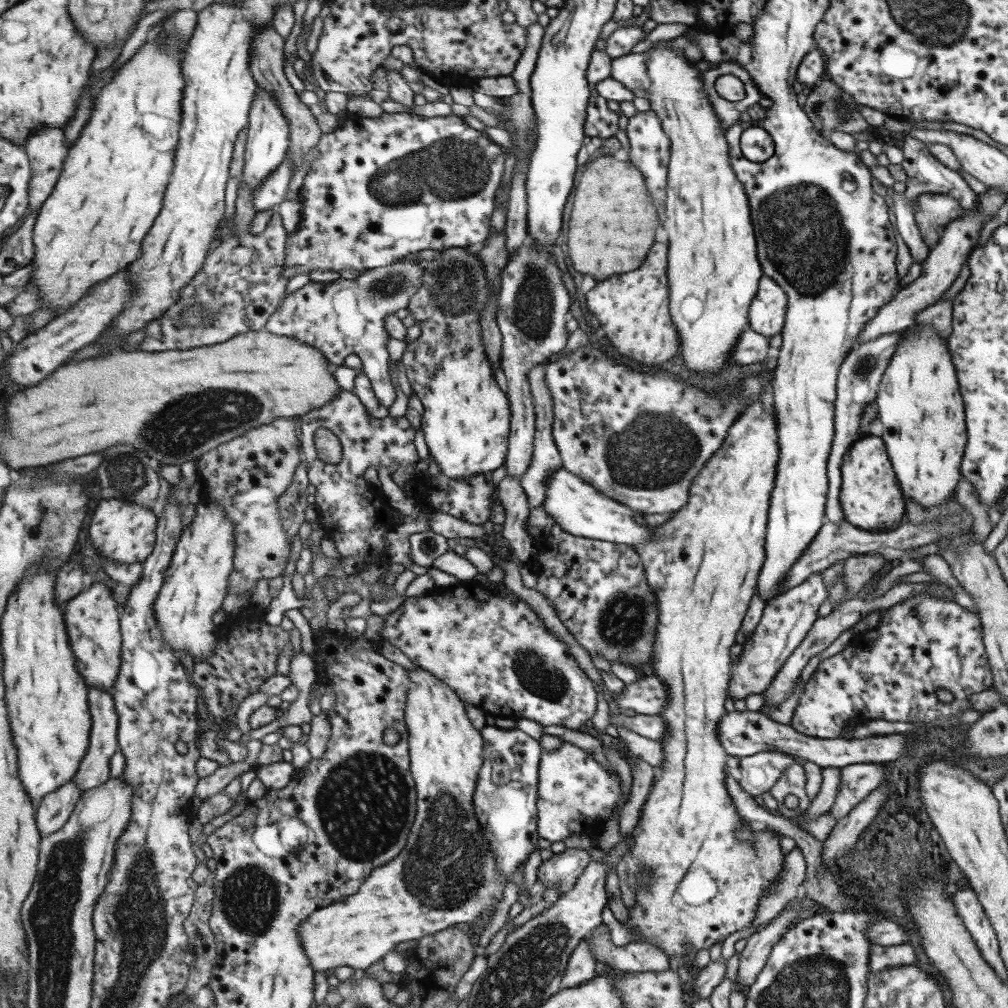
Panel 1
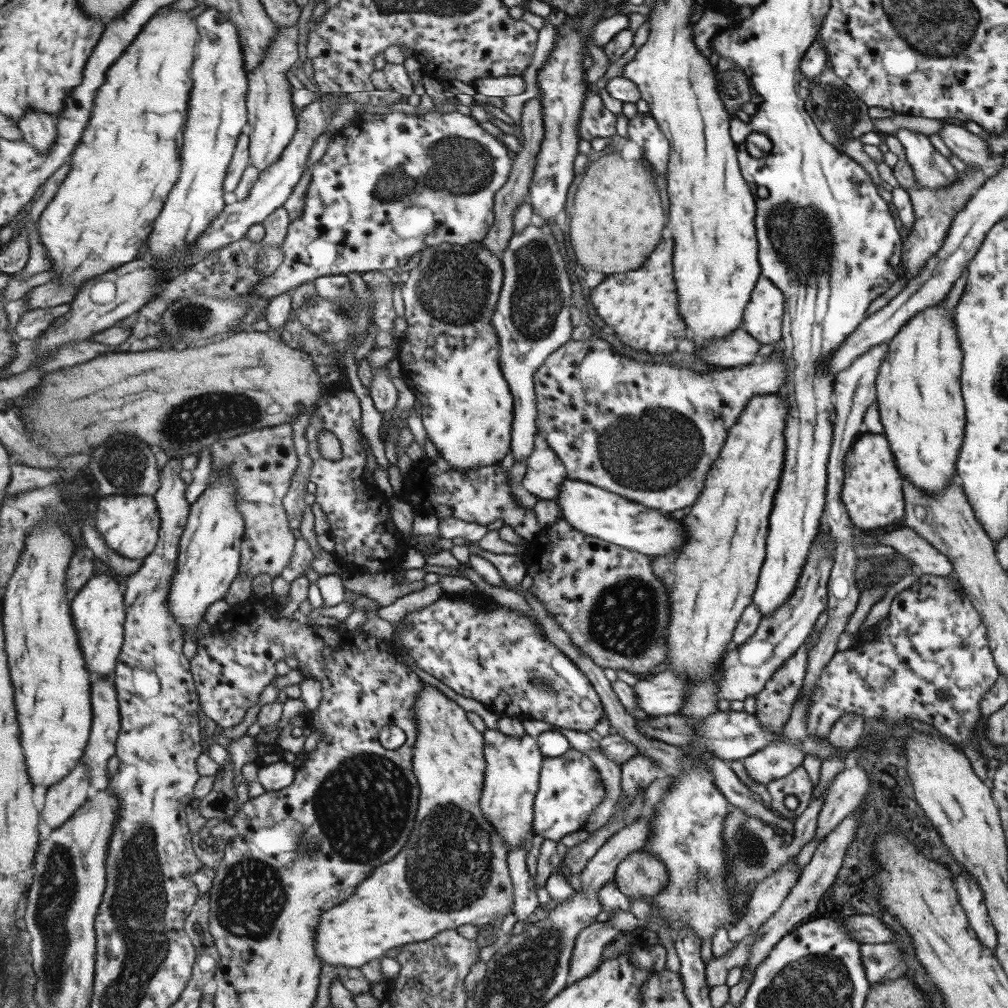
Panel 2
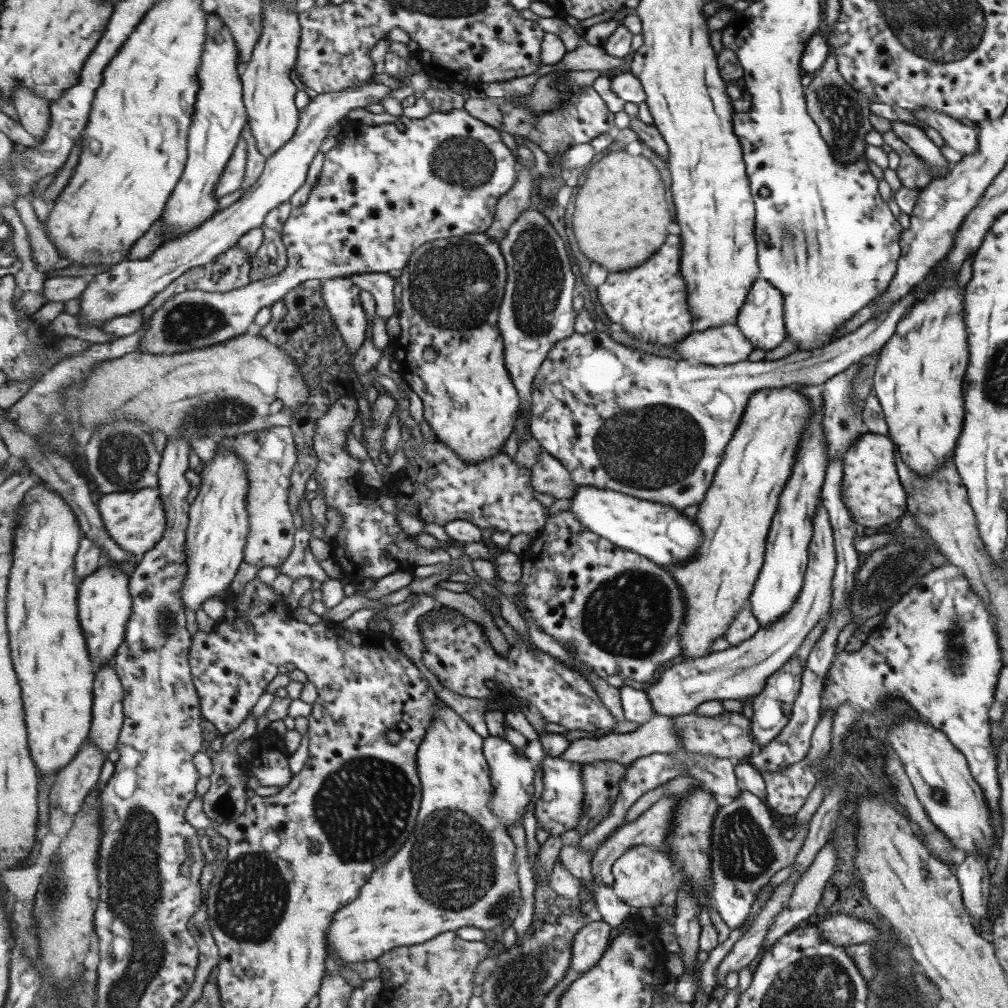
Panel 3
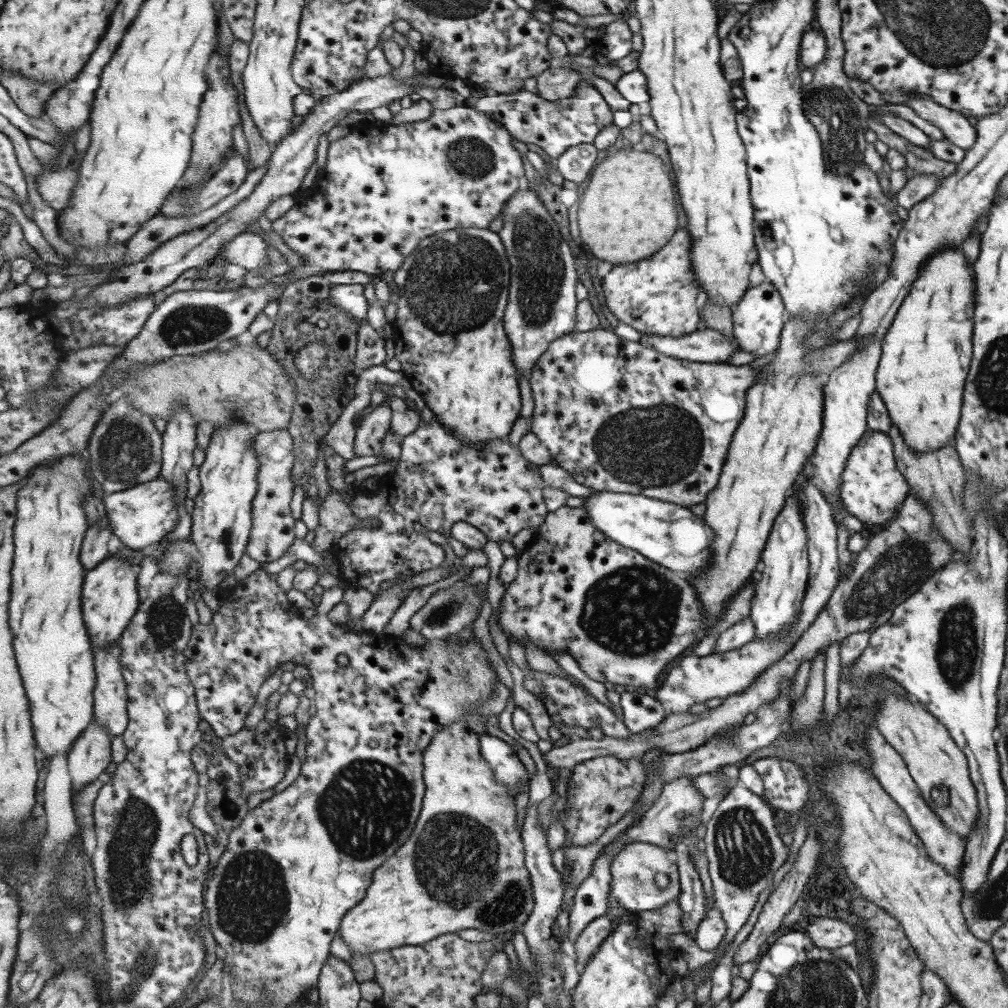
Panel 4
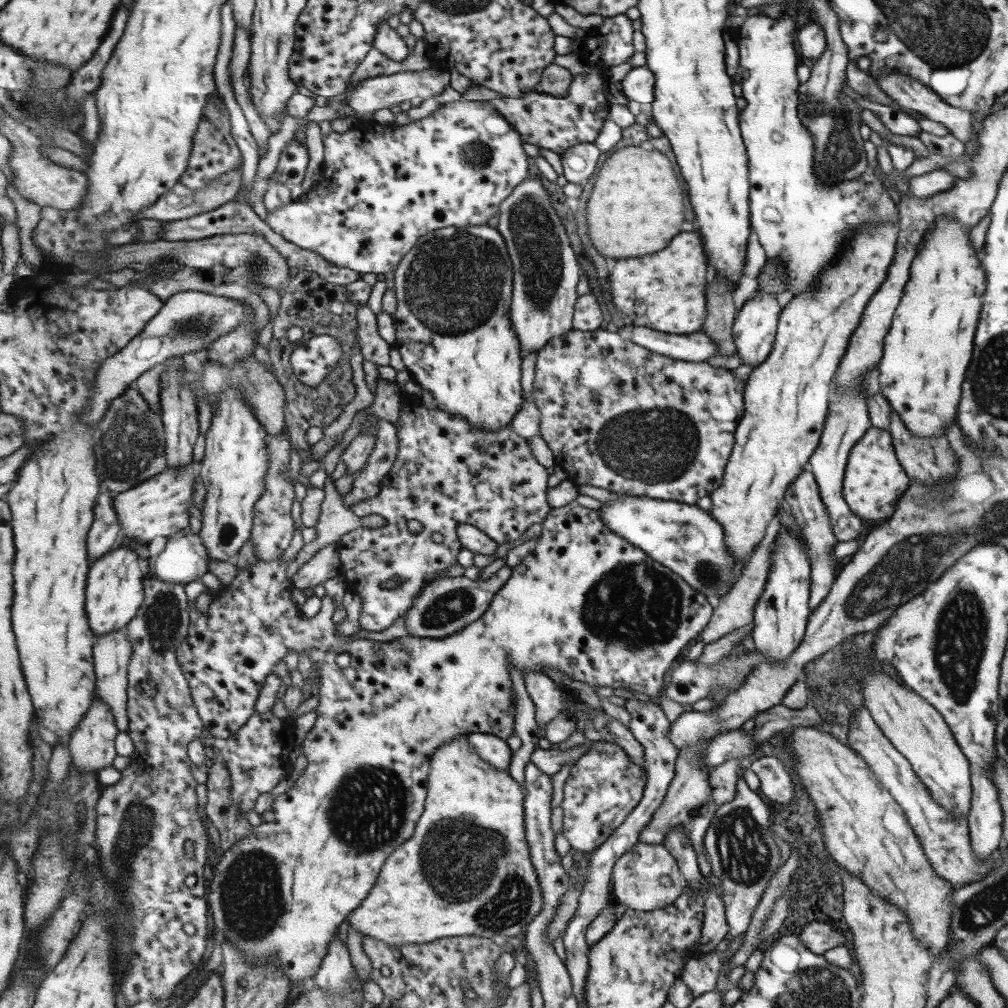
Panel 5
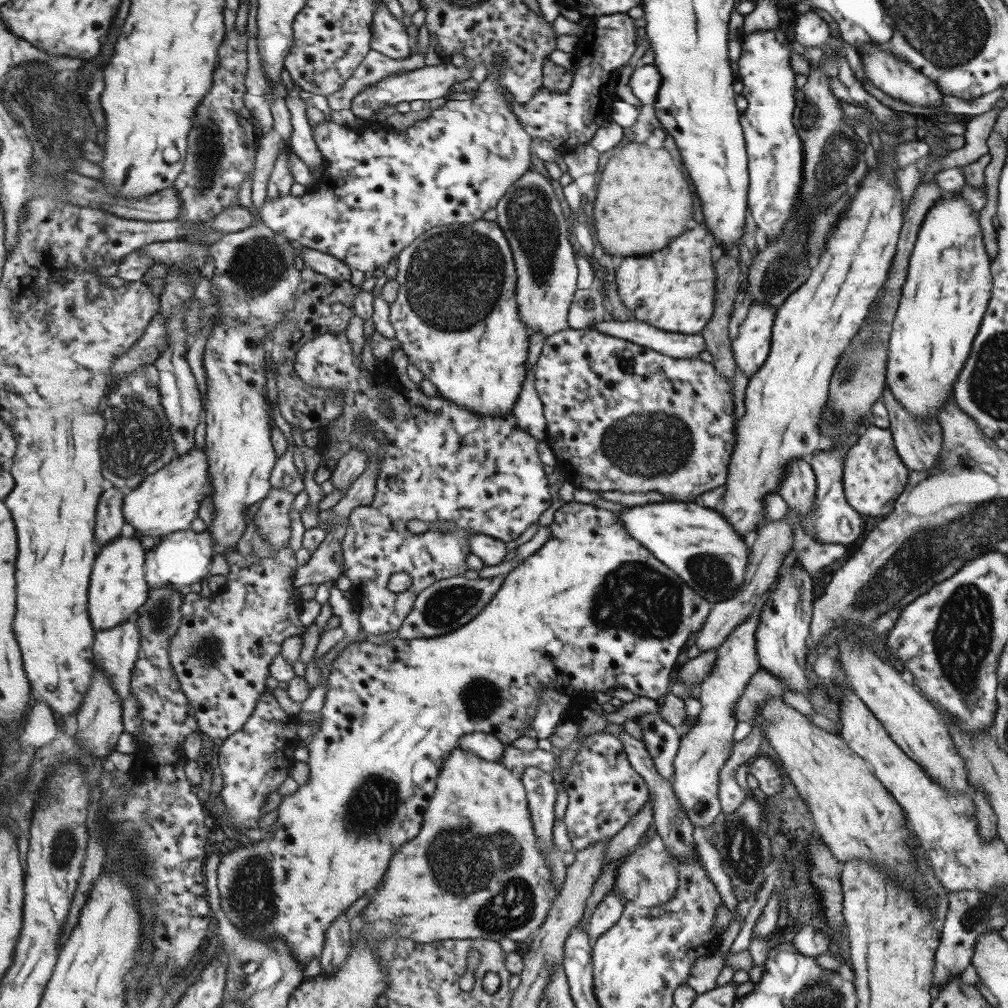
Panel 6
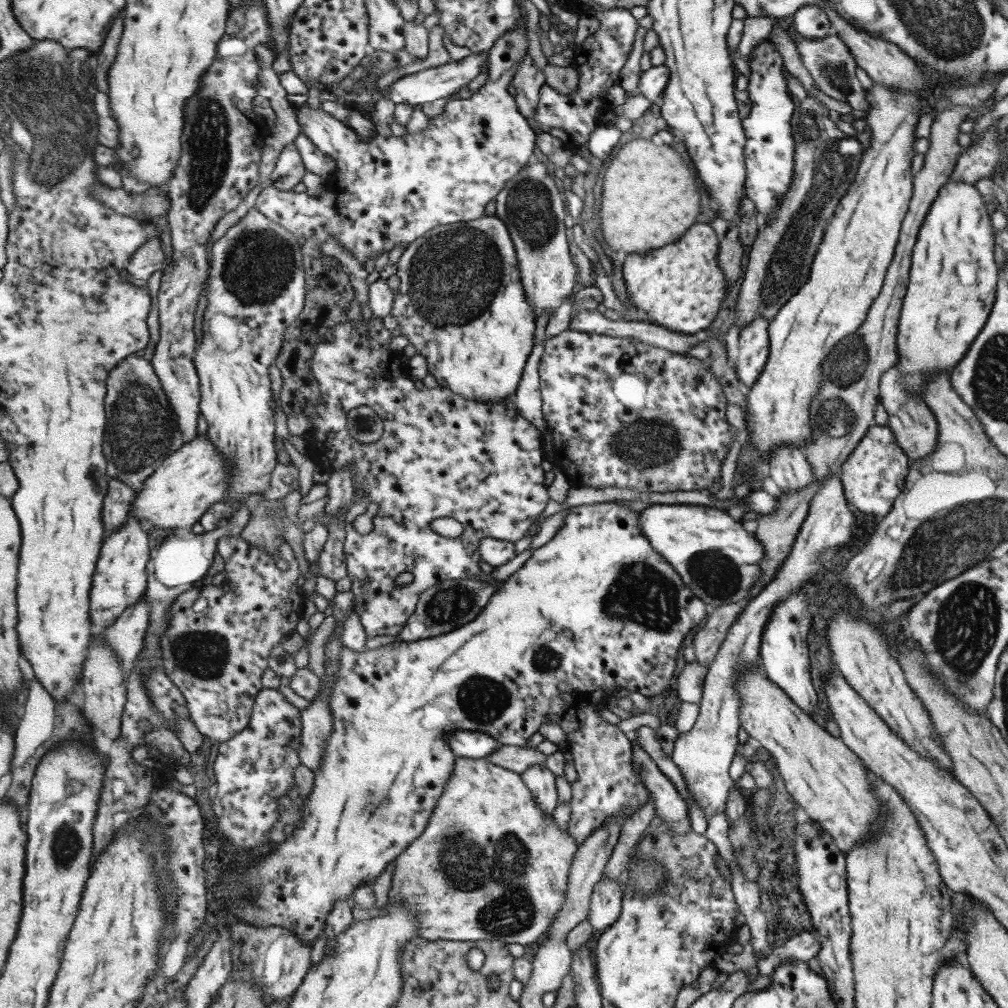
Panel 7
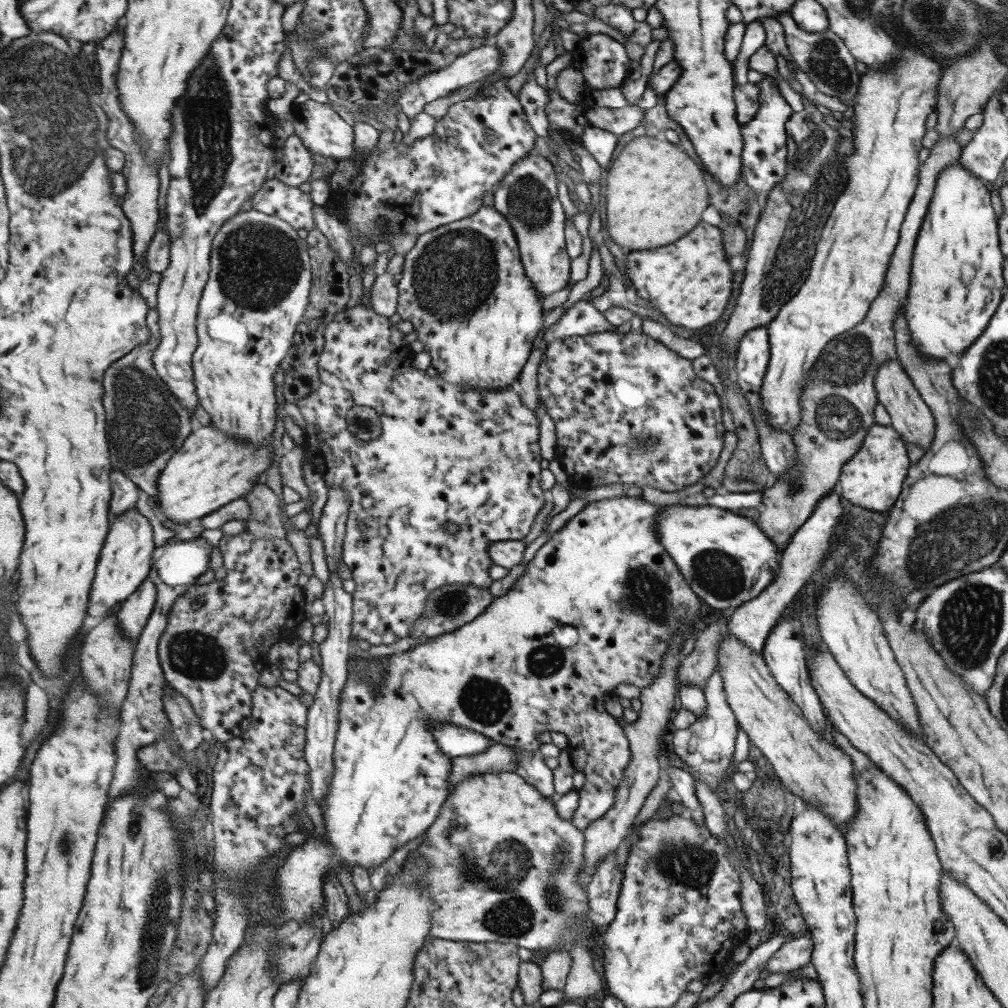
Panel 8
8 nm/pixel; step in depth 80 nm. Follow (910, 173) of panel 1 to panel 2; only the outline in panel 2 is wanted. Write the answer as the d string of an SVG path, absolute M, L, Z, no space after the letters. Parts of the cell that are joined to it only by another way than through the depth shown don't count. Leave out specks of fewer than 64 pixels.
M903 128L894 133L903 147L905 160L913 171L913 178L919 184L919 189L948 188L949 184L958 180L958 172L949 159L933 148L927 136Z

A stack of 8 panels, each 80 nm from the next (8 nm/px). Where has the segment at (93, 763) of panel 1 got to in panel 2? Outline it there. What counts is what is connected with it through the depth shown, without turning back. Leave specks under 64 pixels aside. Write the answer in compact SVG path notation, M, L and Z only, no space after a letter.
M95 677L92 684L93 722L92 734L84 756L84 762L90 766L90 784L92 790L107 789L110 779L107 778L107 764L116 755L118 736L122 727L120 704L117 687L113 677Z

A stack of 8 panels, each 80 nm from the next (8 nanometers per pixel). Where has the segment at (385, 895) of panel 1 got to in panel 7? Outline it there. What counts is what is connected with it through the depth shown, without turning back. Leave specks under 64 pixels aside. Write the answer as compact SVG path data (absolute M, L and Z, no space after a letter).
M456 757L454 771L445 787L445 792L440 796L440 802L432 814L426 831L408 846L394 861L395 872L392 877L392 887L388 892L388 899L391 901L405 900L405 904L415 906L417 914L421 916L421 938L429 941L453 940L460 942L477 941L500 941L507 944L519 944L529 946L541 944L547 938L547 932L551 930L553 921L557 918L559 910L565 906L568 894L568 876L572 868L571 862L578 850L576 839L571 833L559 828L552 816L544 813L544 809L536 803L532 789L525 784L520 773L512 769L489 762L480 758Z

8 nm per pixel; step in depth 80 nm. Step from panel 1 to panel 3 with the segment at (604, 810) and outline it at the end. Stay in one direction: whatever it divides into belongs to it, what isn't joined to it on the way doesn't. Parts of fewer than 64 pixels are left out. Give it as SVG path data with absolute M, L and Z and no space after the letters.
M547 756L542 762L544 791L535 803L535 817L549 835L565 834L580 822L584 810L583 763L569 762L561 757Z

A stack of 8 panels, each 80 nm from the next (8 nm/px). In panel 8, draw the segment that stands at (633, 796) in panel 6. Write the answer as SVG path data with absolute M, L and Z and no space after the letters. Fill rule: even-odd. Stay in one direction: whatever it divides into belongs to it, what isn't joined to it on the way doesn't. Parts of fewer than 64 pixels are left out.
M641 495L638 496L614 496L613 498L604 498L588 504L582 503L581 508L574 516L567 520L565 527L553 535L547 542L535 553L535 556L526 565L524 573L516 580L516 583L500 597L495 597L487 610L478 616L473 622L468 622L460 626L455 632L450 632L444 635L434 637L432 641L426 643L419 643L412 646L406 651L397 654L385 655L382 662L387 665L389 676L384 678L384 681L378 686L374 687L361 677L361 669L367 667L368 662L365 659L359 659L351 655L348 663L348 679L341 693L341 708L339 732L337 733L337 740L335 743L334 763L335 770L332 776L332 781L329 787L329 792L324 798L321 812L324 820L324 828L326 833L323 839L312 836L311 833L305 833L306 839L304 843L293 846L293 850L289 856L284 858L284 861L279 865L279 876L275 872L275 883L271 888L277 891L277 904L275 908L279 909L279 922L288 924L291 920L297 922L309 922L310 919L315 919L317 913L323 911L325 900L325 877L331 871L336 871L337 868L347 867L349 872L352 868L359 865L364 867L365 871L370 873L375 872L381 864L385 864L401 846L405 846L409 840L421 836L423 832L427 832L428 828L436 822L440 815L441 808L444 807L450 790L448 788L450 776L454 769L453 758L451 758L436 741L432 734L432 728L436 722L450 722L463 728L469 728L477 732L481 732L490 736L494 743L501 743L510 747L524 748L524 750L538 751L541 742L539 738L535 737L541 732L553 731L565 733L568 740L568 753L572 761L571 766L577 771L581 772L584 778L583 785L577 790L577 807L570 818L571 823L583 833L584 828L594 820L597 820L608 808L613 806L614 790L619 784L620 778L623 778L623 771L630 759L630 750L628 749L628 740L624 732L617 723L616 719L609 714L599 714L599 698L601 696L608 696L612 694L617 684L632 684L637 688L645 688L658 675L659 667L661 667L664 652L670 646L672 634L678 630L678 626L693 618L696 621L696 616L699 613L700 604L697 601L697 596L685 582L682 574L678 568L673 564L670 556L665 554L664 548L658 543L657 533L655 533L656 516L662 511L664 506L650 505L646 503ZM557 626L571 626L577 632L577 642L572 646L561 646L555 638L555 628ZM529 698L541 698L543 702L553 702L553 704L535 704L539 712L531 712L531 714L541 714L547 720L529 720L529 704L515 704L529 700Z

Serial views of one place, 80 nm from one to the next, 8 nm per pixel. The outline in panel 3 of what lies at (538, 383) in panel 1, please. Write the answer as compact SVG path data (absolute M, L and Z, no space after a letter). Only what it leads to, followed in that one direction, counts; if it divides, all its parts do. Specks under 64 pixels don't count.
M545 449L532 467L532 484L536 492L549 494L556 499L570 498L576 487L565 466Z

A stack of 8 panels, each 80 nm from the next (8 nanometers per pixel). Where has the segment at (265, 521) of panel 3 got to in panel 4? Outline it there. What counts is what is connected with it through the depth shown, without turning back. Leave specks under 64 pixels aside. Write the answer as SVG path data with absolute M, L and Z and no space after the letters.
M285 429L260 432L255 436L252 447L257 451L261 472L257 475L258 491L252 504L253 528L247 551L253 560L261 564L272 563L285 555L296 540L296 520L291 512L291 500L295 494L291 471L296 464L296 444Z

